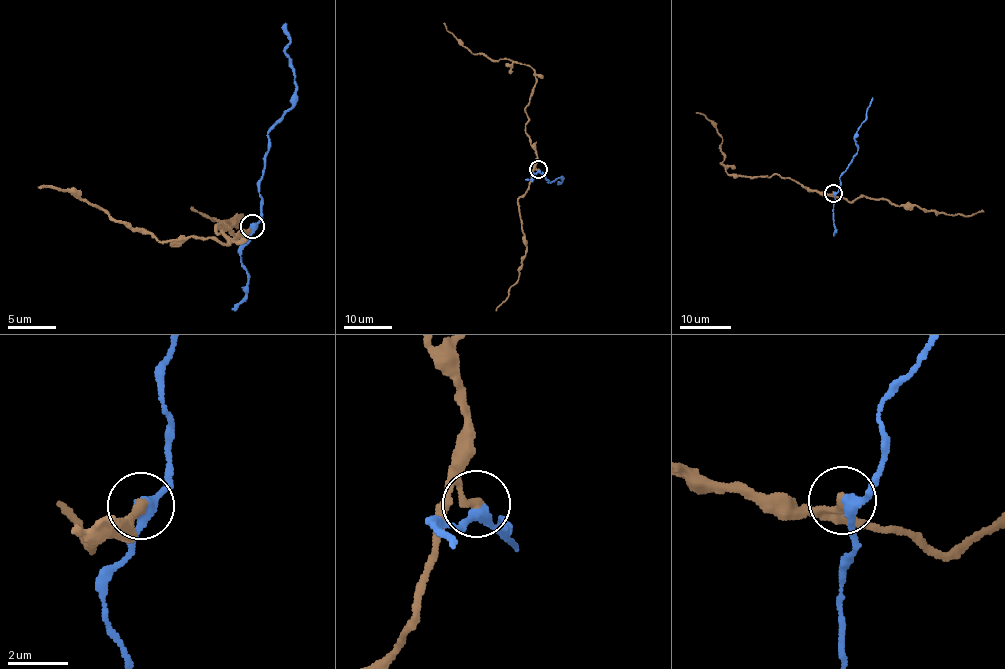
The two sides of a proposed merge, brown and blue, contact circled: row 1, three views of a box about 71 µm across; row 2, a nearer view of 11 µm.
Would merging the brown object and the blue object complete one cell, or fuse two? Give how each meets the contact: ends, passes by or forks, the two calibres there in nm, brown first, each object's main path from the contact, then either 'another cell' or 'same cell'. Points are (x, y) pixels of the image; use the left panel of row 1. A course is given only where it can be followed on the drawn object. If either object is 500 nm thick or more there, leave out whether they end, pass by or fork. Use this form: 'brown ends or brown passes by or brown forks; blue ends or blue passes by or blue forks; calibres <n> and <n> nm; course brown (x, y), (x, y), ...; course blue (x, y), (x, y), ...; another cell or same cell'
brown ends; blue passes by; calibres 320 and 360 nm; course brown (252, 225), (239, 236), (218, 224), (217, 233), (231, 243), (158, 240), (65, 191), (37, 186); course blue (252, 225), (262, 213), (272, 126), (295, 92), (286, 22); another cell

